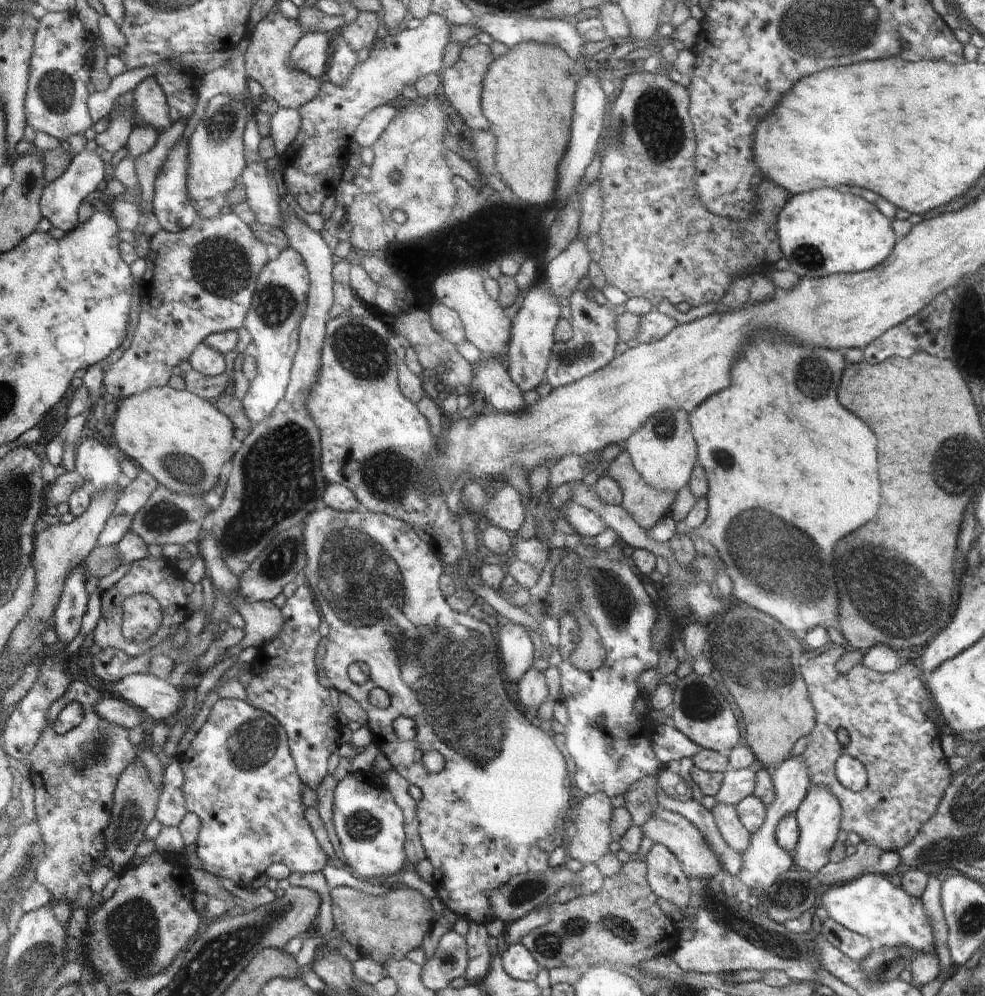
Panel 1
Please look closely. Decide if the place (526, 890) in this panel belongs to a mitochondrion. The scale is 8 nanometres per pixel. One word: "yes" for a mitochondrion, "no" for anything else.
yes

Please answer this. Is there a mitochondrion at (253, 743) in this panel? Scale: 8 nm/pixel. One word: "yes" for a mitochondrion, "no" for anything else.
yes

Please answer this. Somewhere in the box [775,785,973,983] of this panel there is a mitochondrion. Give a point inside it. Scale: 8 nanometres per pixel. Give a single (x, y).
(885, 968)

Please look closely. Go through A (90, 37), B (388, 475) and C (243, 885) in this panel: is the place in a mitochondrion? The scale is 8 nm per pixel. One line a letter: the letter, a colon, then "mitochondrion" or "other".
A: other
B: mitochondrion
C: other

